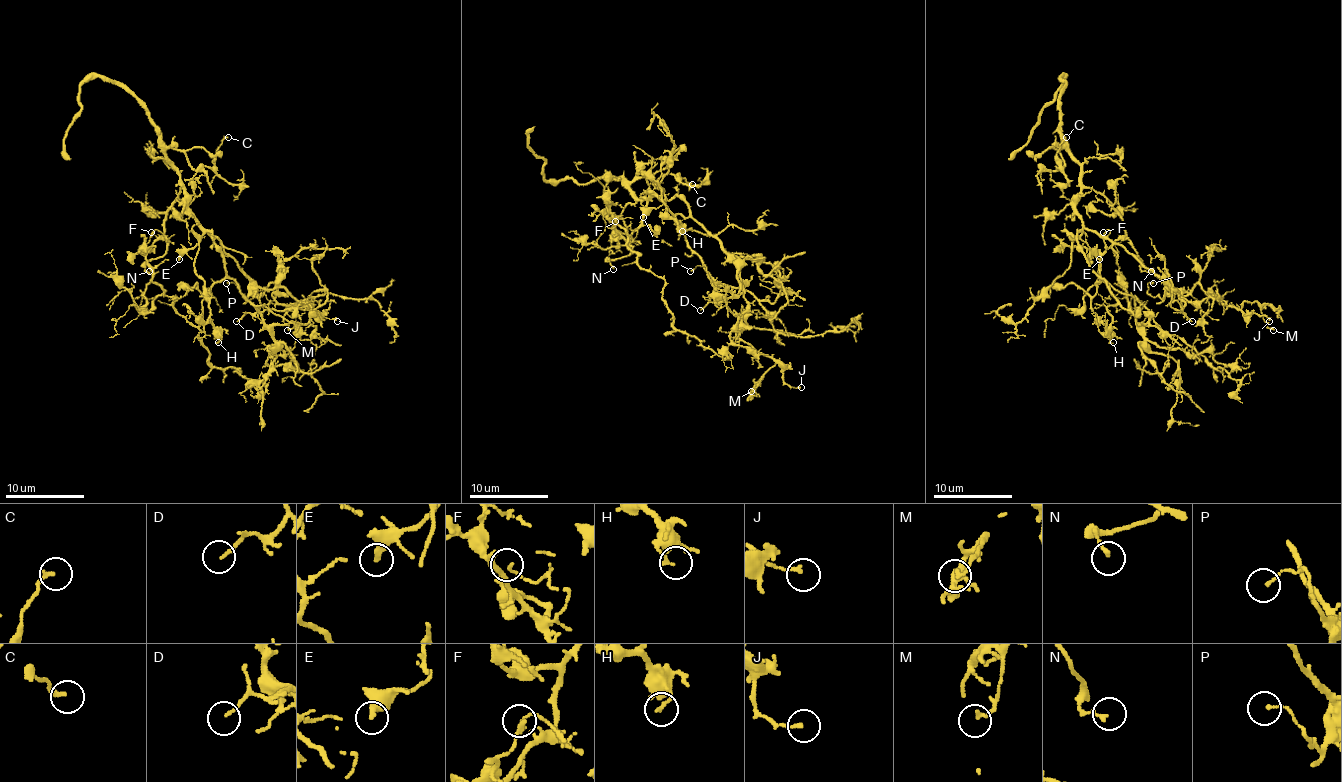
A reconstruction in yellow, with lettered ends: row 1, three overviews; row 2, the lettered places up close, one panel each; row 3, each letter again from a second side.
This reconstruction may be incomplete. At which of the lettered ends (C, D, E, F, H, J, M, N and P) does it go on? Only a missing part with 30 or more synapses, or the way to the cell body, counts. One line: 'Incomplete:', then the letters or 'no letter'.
Incomplete: no letter

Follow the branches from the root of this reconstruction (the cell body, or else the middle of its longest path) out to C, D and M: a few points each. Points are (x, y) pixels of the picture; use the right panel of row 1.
C: (1090, 188), (1082, 182), (1082, 167), (1066, 149), (1060, 149), (1064, 167), (1056, 167), (1058, 149), (1066, 137)
D: (1090, 188), (1082, 190), (1076, 204), (1082, 224), (1121, 244), (1153, 269), (1180, 297), (1180, 307), (1192, 321)
M: (1090, 188), (1076, 204), (1086, 228), (1121, 244), (1186, 293), (1198, 283), (1236, 309), (1255, 301), (1273, 330)

